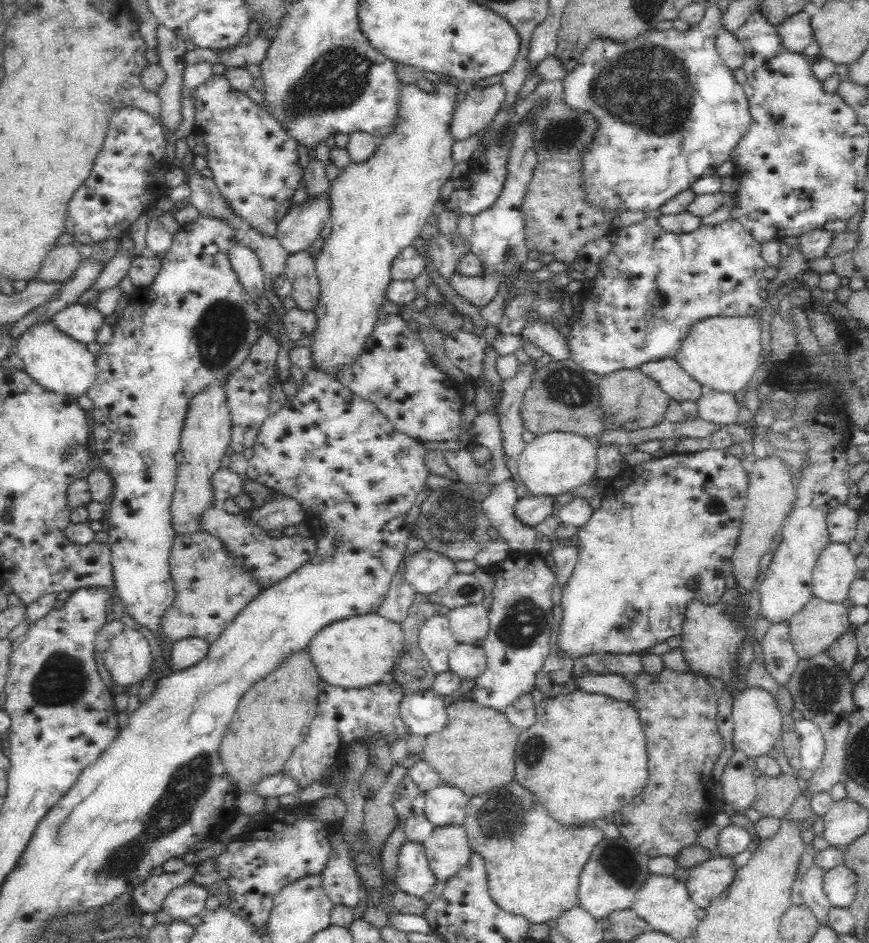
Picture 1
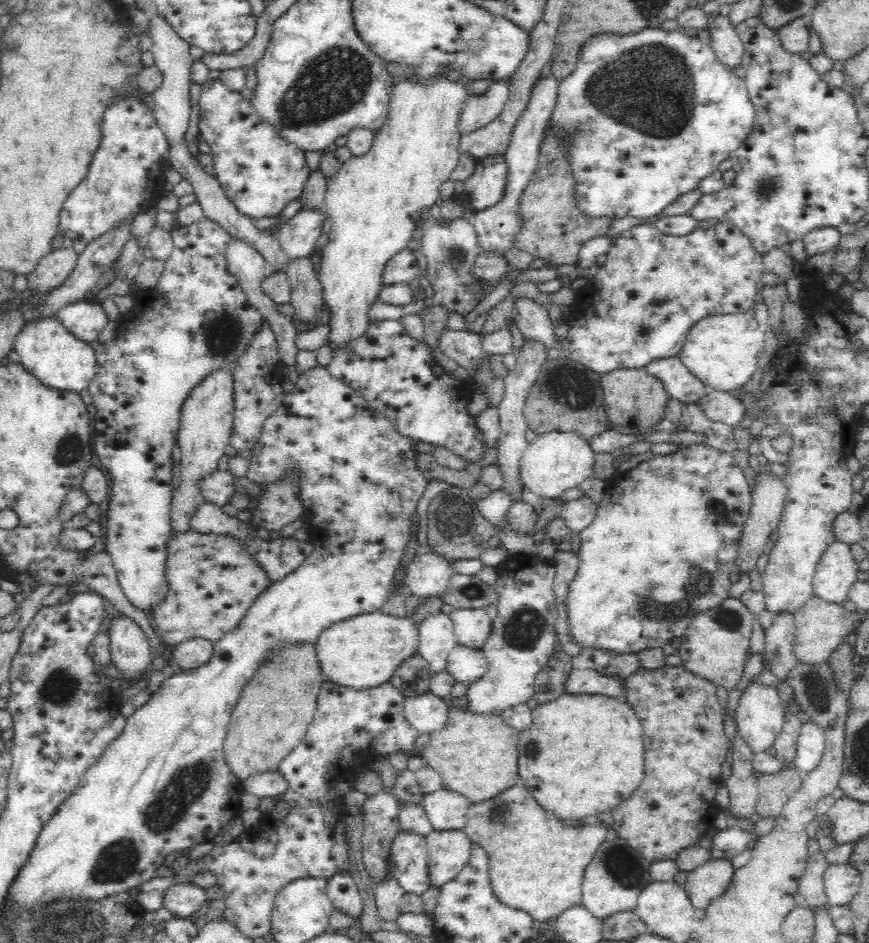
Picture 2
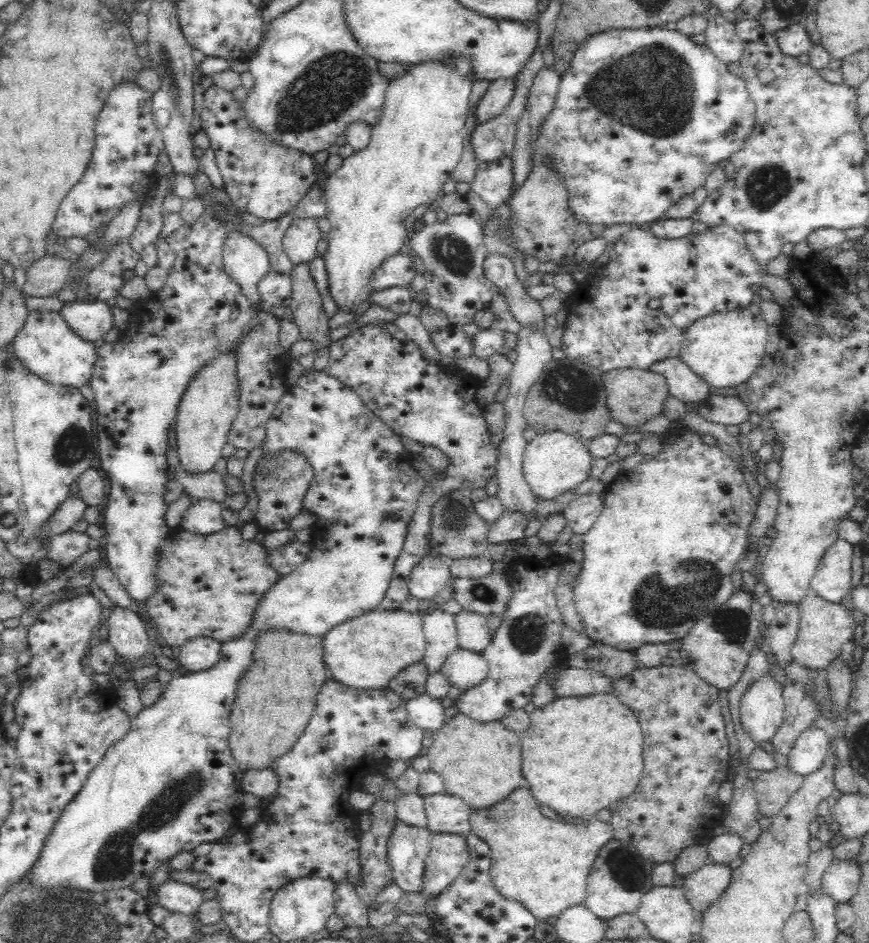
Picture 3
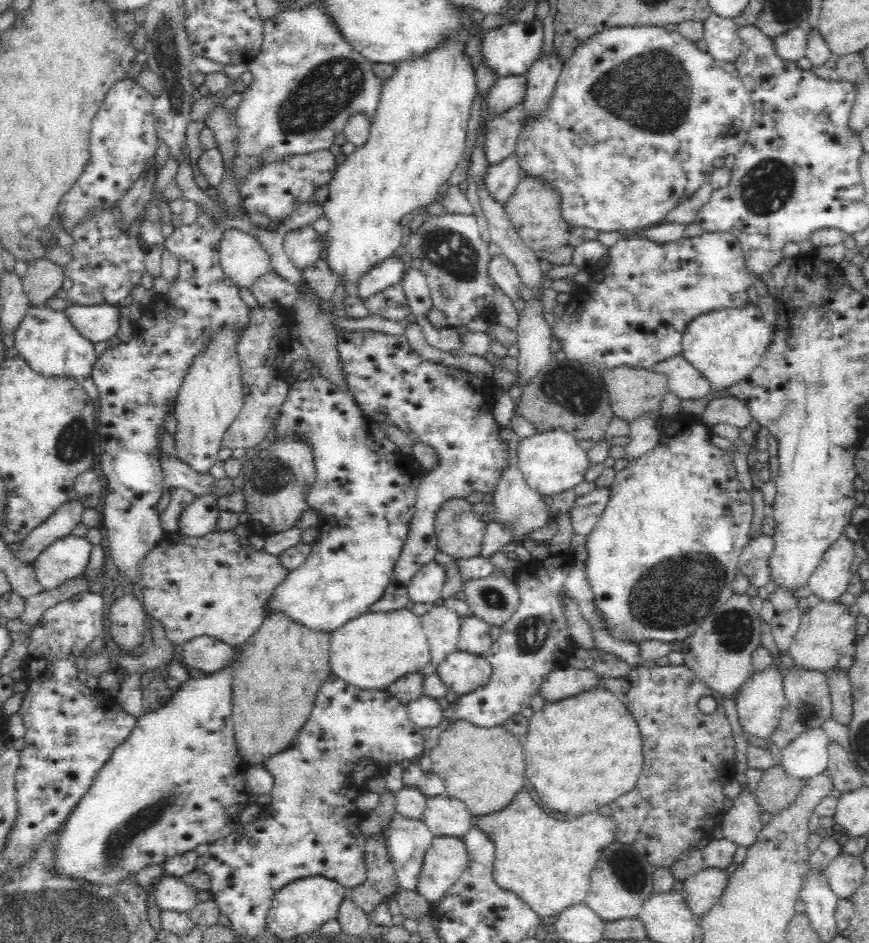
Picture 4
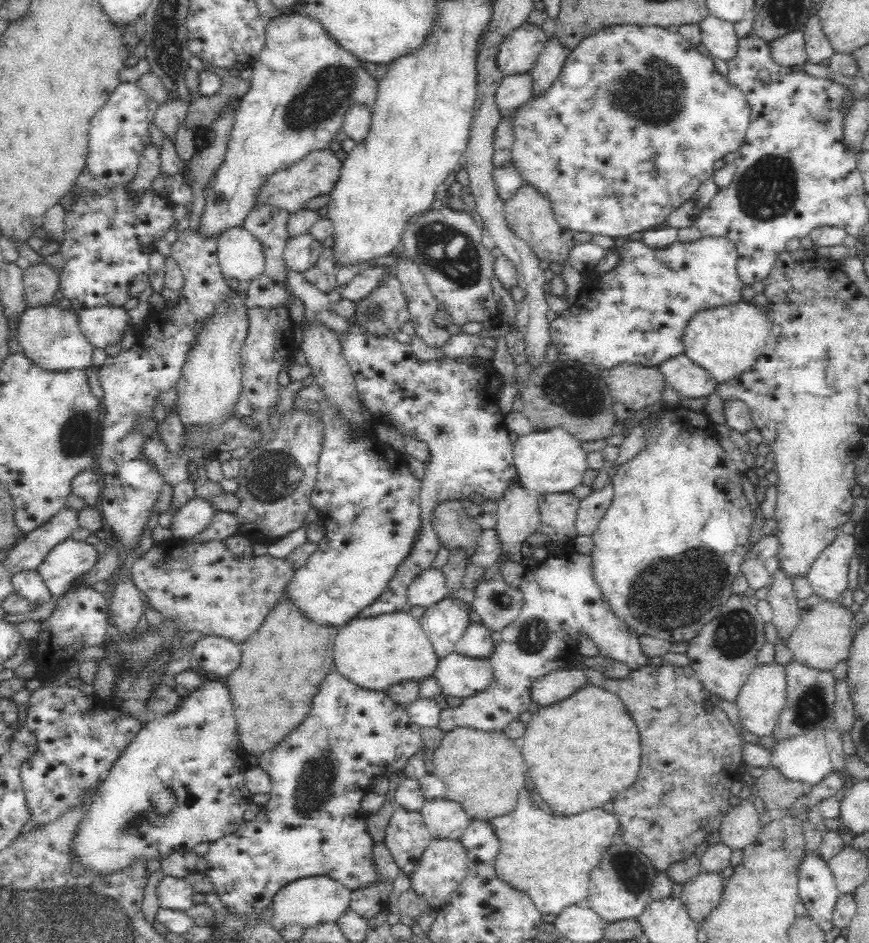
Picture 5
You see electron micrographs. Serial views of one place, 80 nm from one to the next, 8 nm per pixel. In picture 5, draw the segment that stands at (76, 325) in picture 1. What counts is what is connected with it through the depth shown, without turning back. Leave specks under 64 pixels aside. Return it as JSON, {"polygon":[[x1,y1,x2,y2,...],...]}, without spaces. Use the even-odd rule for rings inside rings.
{"polygon":[[103,306,78,311,80,330,94,348,106,350,122,342,124,334,134,329,132,318,121,307]]}

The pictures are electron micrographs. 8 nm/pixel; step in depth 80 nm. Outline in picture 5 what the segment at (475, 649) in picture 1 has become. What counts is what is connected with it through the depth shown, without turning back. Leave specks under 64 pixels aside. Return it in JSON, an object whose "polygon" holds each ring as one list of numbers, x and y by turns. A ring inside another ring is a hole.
{"polygon":[[452,651,440,659,434,676,446,698,466,699,492,683,493,668,489,658,468,658]]}

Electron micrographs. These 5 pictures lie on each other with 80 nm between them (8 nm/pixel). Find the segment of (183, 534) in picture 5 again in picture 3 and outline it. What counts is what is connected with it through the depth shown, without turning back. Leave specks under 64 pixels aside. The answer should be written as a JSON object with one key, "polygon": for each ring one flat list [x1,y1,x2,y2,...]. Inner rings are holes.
{"polygon":[[214,499,193,500,181,518,180,528,192,534,214,534,224,527,222,504]]}

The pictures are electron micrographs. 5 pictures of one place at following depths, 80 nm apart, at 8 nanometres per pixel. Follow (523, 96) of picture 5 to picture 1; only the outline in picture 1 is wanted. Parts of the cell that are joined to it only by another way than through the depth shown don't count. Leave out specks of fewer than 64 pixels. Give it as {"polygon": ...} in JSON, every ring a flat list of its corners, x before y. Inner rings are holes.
{"polygon":[[501,82,481,88,473,84,466,96,459,100,451,125,454,140,468,138,488,127,506,98,506,90]]}

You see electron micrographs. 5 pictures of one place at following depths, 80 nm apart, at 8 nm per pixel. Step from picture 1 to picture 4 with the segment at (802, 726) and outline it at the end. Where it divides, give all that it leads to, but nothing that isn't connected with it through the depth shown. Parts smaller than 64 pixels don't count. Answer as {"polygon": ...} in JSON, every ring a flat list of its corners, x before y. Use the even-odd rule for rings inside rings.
{"polygon":[[824,728,803,732,780,749,778,764,792,778,812,780,828,768,829,741]]}

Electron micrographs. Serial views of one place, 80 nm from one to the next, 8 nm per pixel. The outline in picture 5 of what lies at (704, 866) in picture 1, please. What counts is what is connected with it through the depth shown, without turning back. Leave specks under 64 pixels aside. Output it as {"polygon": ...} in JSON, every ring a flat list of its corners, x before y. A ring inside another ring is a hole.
{"polygon":[[700,872,682,885,679,899,684,903,690,918,701,924,710,916,721,900,725,879,719,874]]}

